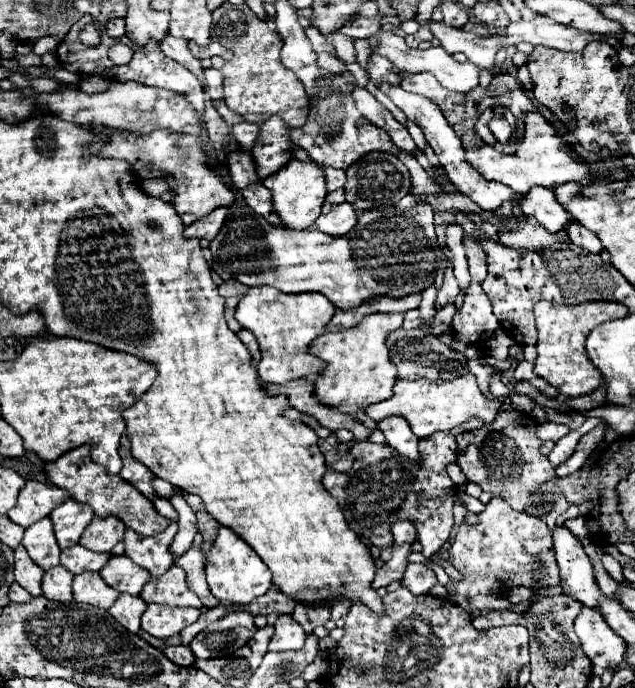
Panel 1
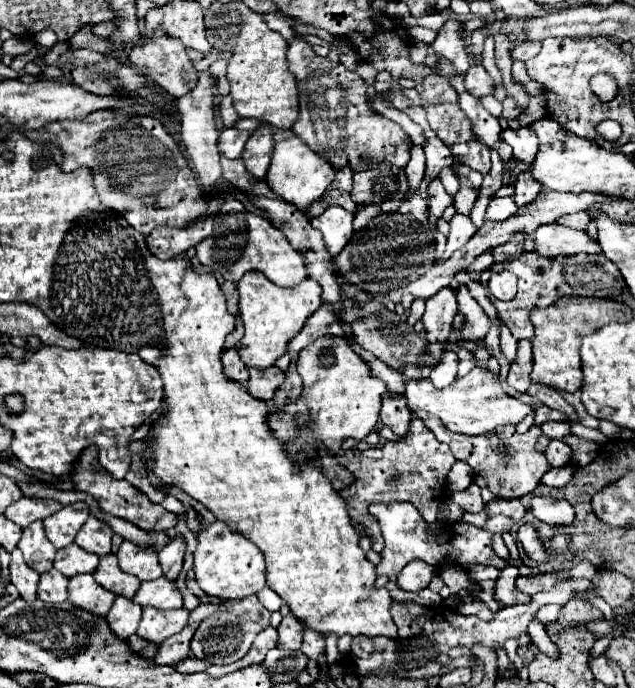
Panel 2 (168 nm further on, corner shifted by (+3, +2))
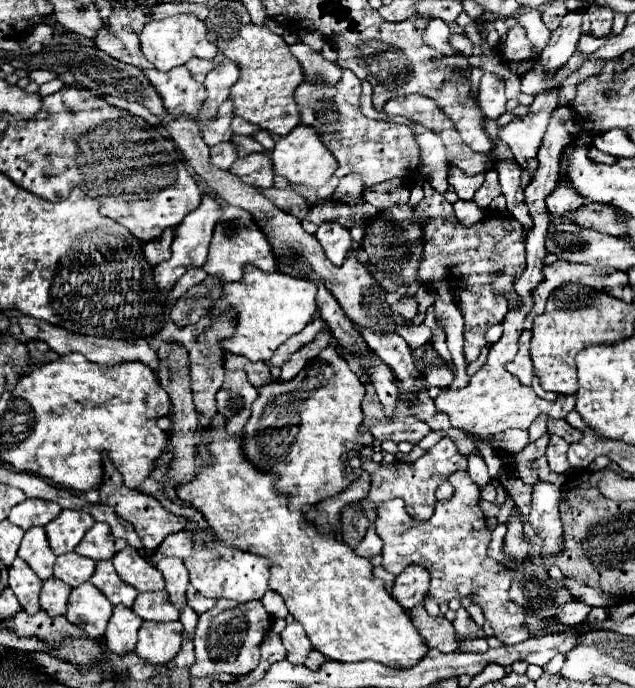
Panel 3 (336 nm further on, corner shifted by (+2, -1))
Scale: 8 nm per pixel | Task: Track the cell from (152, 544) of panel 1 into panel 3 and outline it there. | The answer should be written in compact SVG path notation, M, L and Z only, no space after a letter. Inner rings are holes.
M126 546L112 558L112 564L118 576L134 586L138 592L156 592L164 590L164 578L160 572L132 546Z

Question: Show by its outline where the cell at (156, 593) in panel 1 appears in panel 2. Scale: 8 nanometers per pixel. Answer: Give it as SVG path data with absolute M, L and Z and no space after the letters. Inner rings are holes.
M159 577L153 581L141 583L133 601L139 603L141 607L153 605L157 609L179 609L179 607L183 607L183 595L181 595L177 583L167 579L167 577Z

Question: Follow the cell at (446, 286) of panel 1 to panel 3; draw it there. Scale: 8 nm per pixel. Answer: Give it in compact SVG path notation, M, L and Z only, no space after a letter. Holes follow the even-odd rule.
M434 348L428 350L428 362L432 362L432 368L424 370L424 378L428 382L428 386L438 386L438 388L448 388L450 382L454 380L454 374L450 370L450 366L438 356L438 352Z

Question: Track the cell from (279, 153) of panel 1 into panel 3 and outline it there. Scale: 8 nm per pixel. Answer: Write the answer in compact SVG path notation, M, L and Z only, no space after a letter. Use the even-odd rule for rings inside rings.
M248 154L246 158L238 158L230 168L244 184L254 188L270 188L272 186L272 162L266 154Z

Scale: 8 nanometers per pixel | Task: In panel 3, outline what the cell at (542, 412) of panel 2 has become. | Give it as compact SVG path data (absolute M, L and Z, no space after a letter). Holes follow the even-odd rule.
M538 416L534 422L532 422L532 426L528 428L528 436L530 436L530 442L534 442L534 440L538 440L540 436L544 436L546 434L546 416Z

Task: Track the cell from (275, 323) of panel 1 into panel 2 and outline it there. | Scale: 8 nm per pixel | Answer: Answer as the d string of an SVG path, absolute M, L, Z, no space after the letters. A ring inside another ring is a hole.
M245 273L237 283L239 287L239 317L245 325L245 335L241 339L241 359L247 367L267 369L287 353L291 339L303 329L305 321L323 305L321 285L313 279L303 281L295 287L277 287L263 273Z

